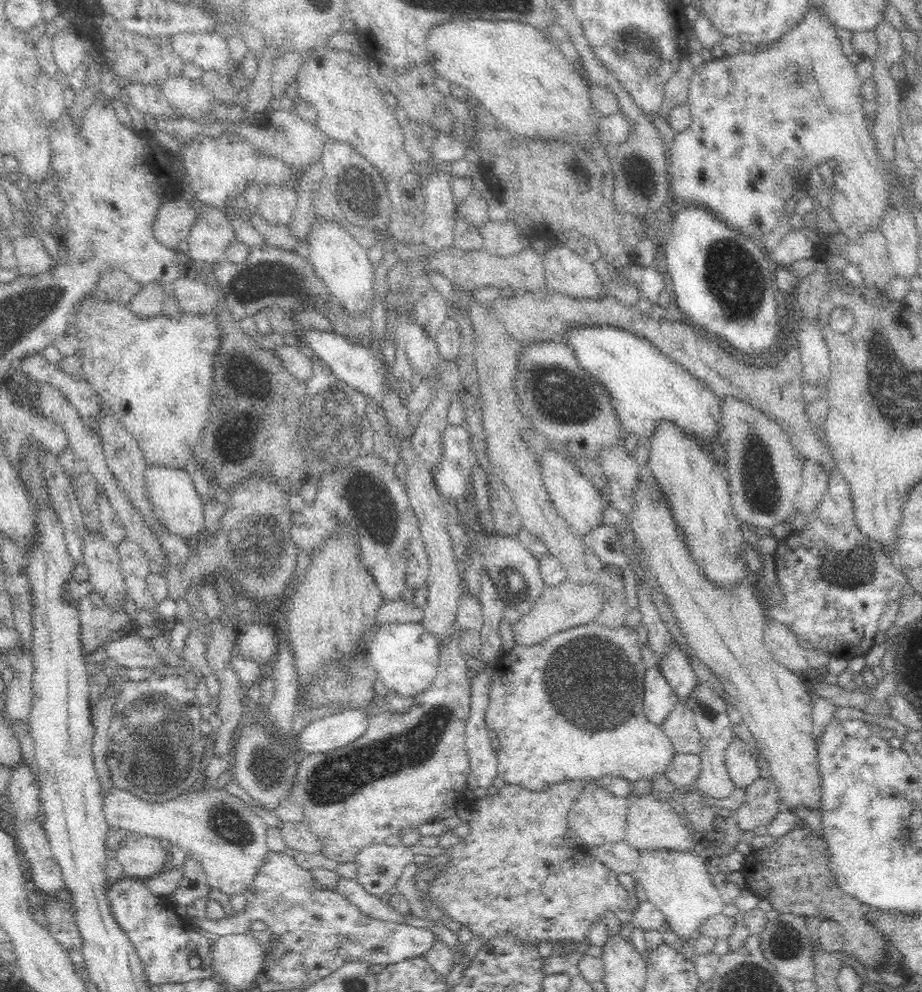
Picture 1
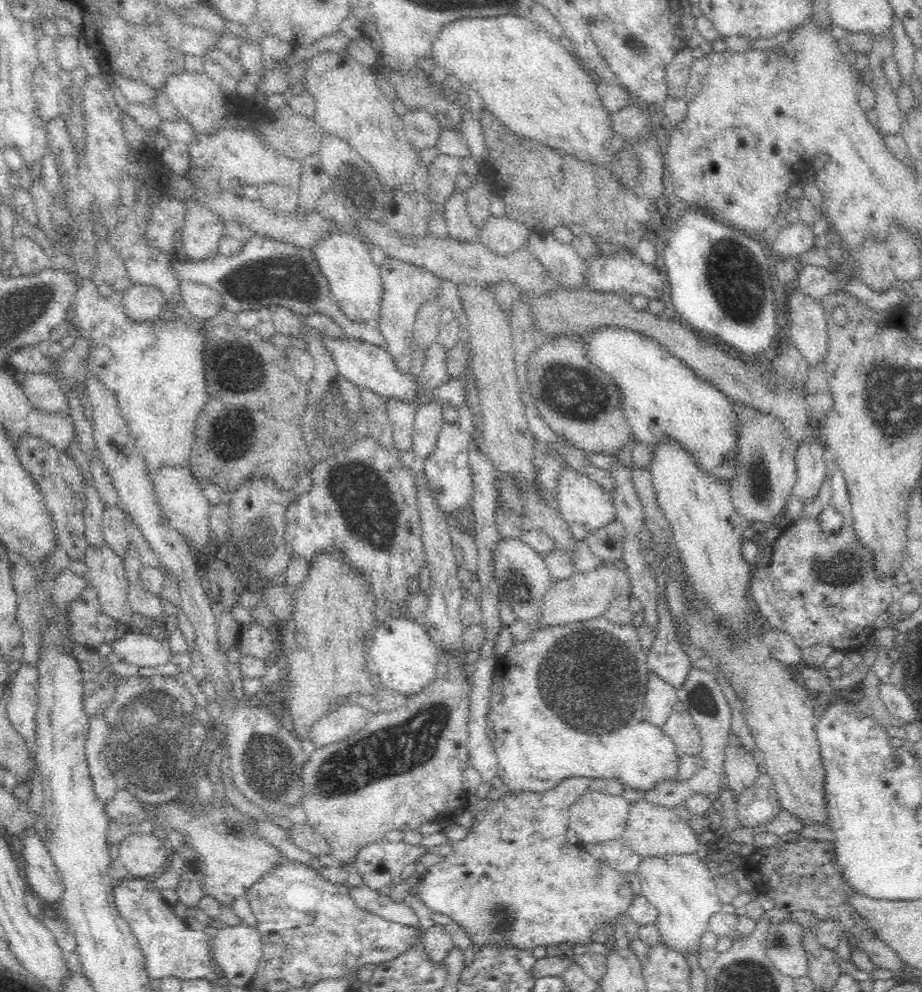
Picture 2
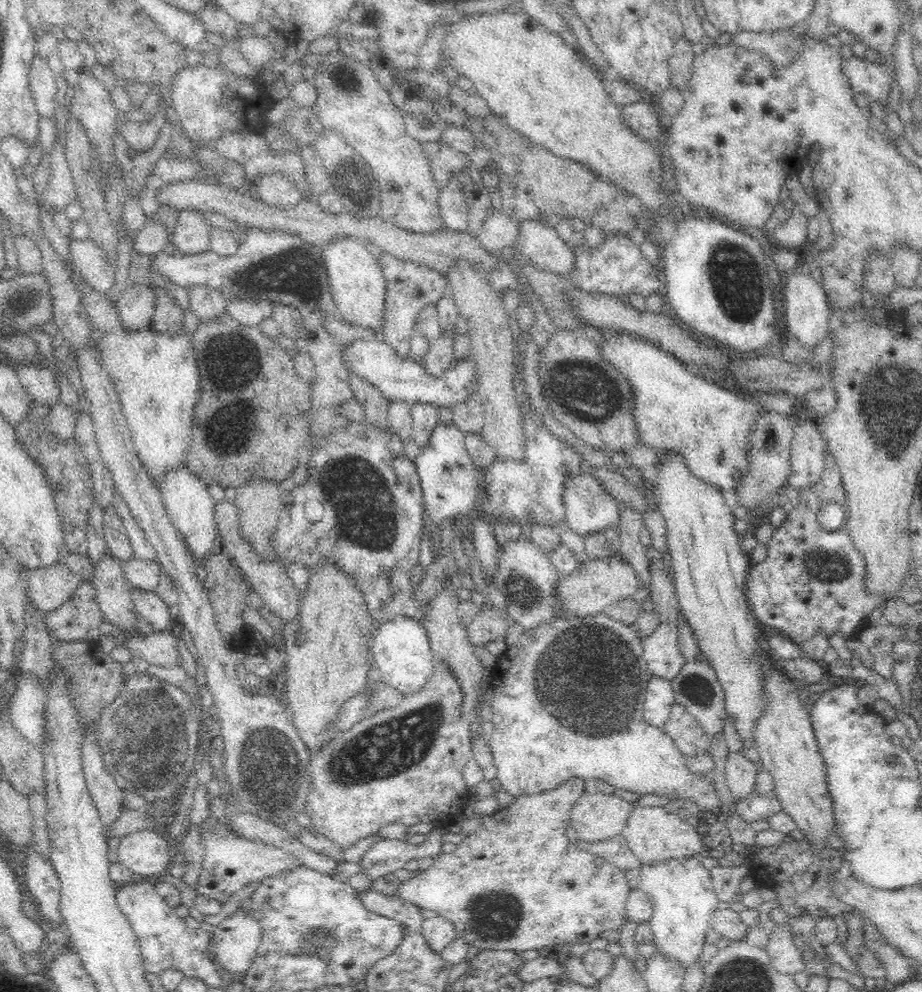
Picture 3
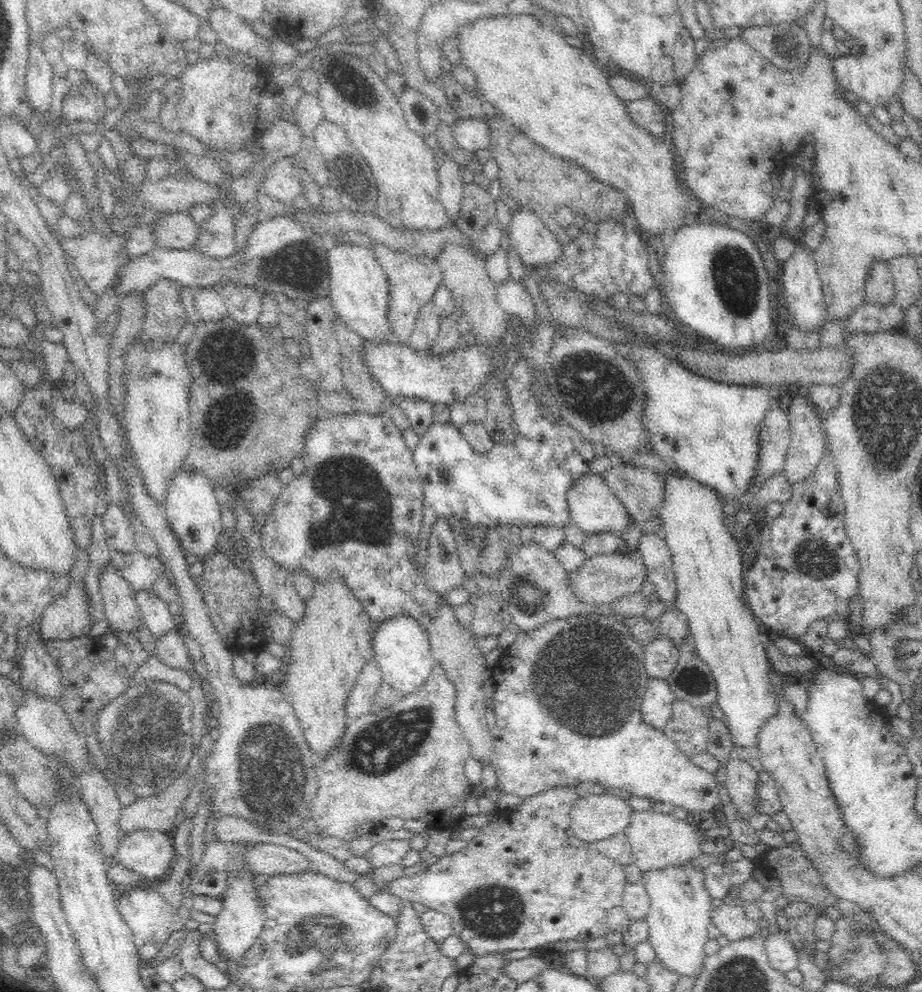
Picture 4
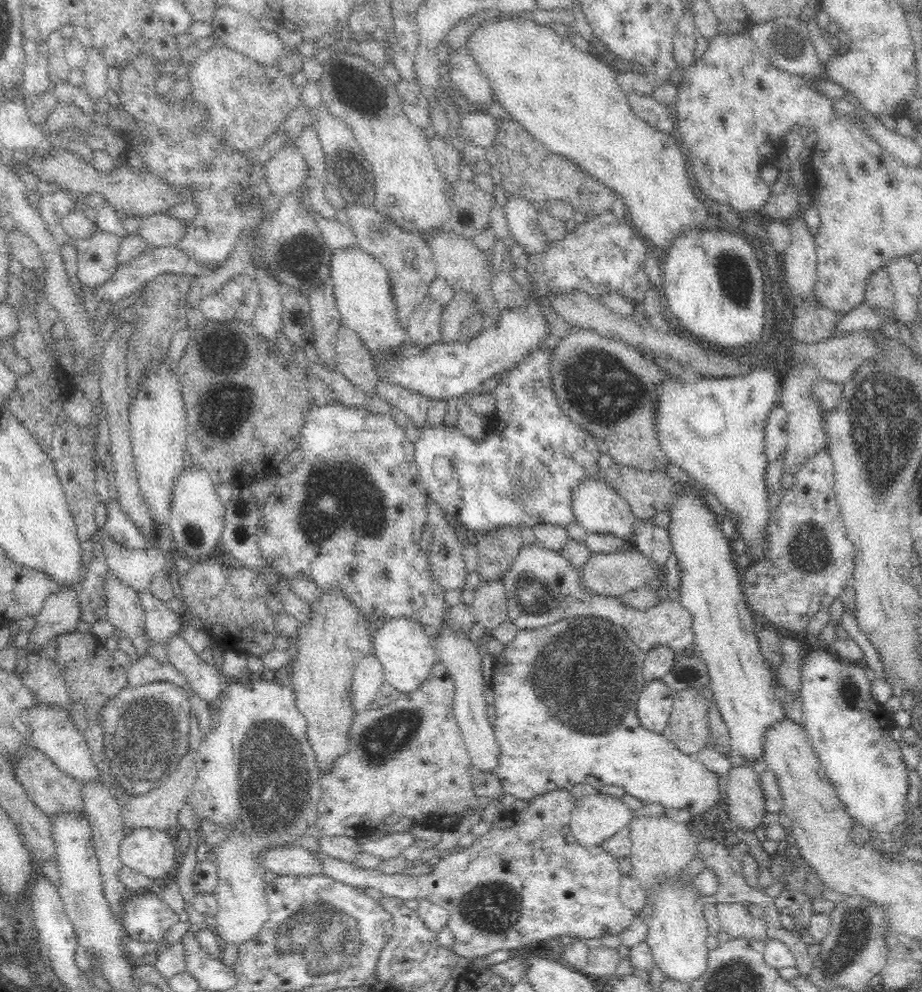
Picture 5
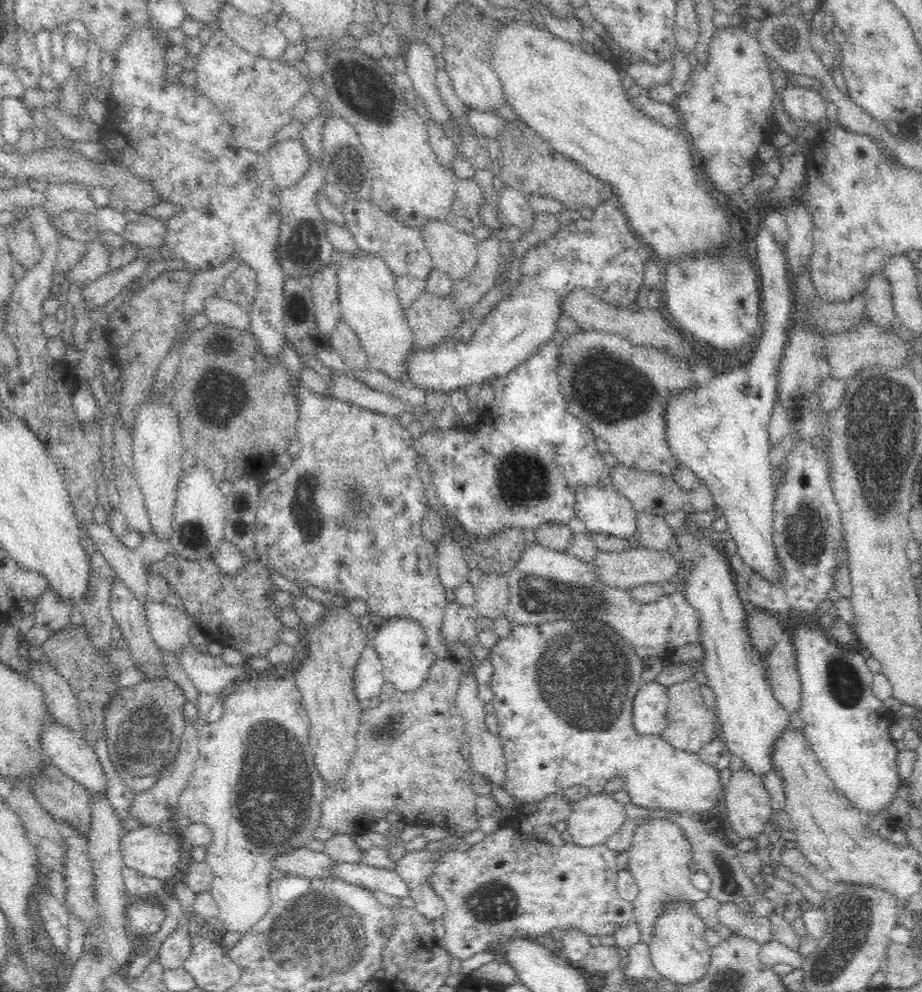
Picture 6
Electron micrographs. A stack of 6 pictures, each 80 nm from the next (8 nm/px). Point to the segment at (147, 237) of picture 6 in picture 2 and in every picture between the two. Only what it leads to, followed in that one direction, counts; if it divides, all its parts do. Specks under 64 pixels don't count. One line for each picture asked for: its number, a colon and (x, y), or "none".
2: (199, 240)
3: (192, 236)
4: (178, 231)
5: (160, 230)

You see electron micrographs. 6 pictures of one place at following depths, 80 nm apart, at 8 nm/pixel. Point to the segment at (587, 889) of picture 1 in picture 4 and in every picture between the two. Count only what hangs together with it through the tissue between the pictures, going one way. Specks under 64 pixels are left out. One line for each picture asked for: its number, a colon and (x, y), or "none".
2: (515, 880)
3: (516, 883)
4: (518, 884)

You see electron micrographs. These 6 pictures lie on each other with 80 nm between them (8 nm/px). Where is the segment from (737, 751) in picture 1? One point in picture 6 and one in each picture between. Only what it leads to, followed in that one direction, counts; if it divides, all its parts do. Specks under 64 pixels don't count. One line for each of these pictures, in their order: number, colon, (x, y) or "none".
2: (741, 769)
3: (740, 773)
4: (741, 778)
5: (745, 801)
6: (748, 804)

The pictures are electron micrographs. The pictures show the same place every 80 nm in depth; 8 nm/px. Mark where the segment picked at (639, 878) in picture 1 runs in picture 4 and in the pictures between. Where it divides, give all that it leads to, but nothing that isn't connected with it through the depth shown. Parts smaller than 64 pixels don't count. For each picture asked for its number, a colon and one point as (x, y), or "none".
2: (682, 889)
3: (681, 891)
4: (679, 917)

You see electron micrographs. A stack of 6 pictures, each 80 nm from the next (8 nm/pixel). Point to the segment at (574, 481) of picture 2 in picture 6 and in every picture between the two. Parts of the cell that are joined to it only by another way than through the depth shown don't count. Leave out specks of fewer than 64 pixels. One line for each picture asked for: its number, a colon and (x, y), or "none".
3: (588, 508)
4: (593, 508)
5: (596, 507)
6: (603, 510)

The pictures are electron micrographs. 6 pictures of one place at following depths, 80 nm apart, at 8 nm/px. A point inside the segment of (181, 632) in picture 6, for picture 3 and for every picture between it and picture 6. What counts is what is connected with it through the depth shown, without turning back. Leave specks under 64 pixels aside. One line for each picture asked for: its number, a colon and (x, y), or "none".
3: (149, 607)
4: (153, 612)
5: (161, 624)

